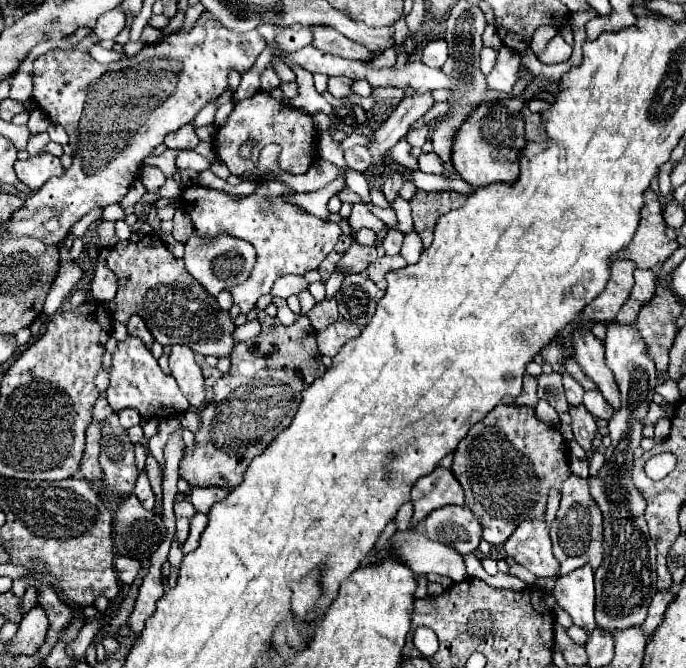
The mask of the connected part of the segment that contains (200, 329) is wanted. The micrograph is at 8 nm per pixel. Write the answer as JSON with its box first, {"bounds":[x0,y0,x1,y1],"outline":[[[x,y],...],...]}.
{"bounds":[106,235,234,357],"outline":[[[144,235],[140,241],[122,243],[106,257],[108,269],[118,277],[114,319],[126,323],[130,315],[140,315],[160,345],[188,345],[200,355],[224,357],[232,351],[234,319],[218,309],[218,301],[186,271],[182,259],[176,259],[156,235]]]}

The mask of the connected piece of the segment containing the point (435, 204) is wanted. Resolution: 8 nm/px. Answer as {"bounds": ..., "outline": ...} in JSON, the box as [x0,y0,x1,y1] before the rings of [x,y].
{"bounds":[410,191,466,249],"outline":[[[416,191],[416,195],[410,201],[412,217],[414,217],[414,231],[422,237],[424,249],[432,243],[434,227],[440,219],[440,215],[458,209],[466,203],[466,195],[456,191]]]}

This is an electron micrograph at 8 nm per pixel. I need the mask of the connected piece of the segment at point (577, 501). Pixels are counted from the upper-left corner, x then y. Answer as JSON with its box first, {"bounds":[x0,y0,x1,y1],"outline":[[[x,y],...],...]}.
{"bounds":[550,475,604,575],"outline":[[[570,475],[562,483],[560,509],[556,513],[556,519],[550,525],[554,555],[562,563],[560,575],[570,573],[570,571],[582,567],[584,563],[590,563],[594,569],[600,567],[602,553],[604,553],[602,531],[604,531],[604,527],[602,527],[602,511],[600,511],[598,503],[594,501],[594,497],[590,495],[590,483],[588,483],[588,479]]]}

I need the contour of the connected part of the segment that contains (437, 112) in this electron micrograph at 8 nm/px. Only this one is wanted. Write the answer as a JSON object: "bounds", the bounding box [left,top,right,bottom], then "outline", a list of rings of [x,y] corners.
{"bounds":[410,102,450,129],"outline":[[[447,102],[436,103],[436,105],[434,105],[434,107],[432,107],[432,109],[430,109],[430,111],[428,111],[428,113],[426,113],[426,115],[424,115],[424,117],[420,119],[420,121],[416,121],[416,123],[414,123],[414,125],[412,125],[410,129],[416,129],[416,127],[422,127],[422,125],[430,123],[432,119],[436,119],[436,117],[442,117],[442,115],[444,115],[444,113],[448,113],[449,110],[450,105],[448,105]]]}

